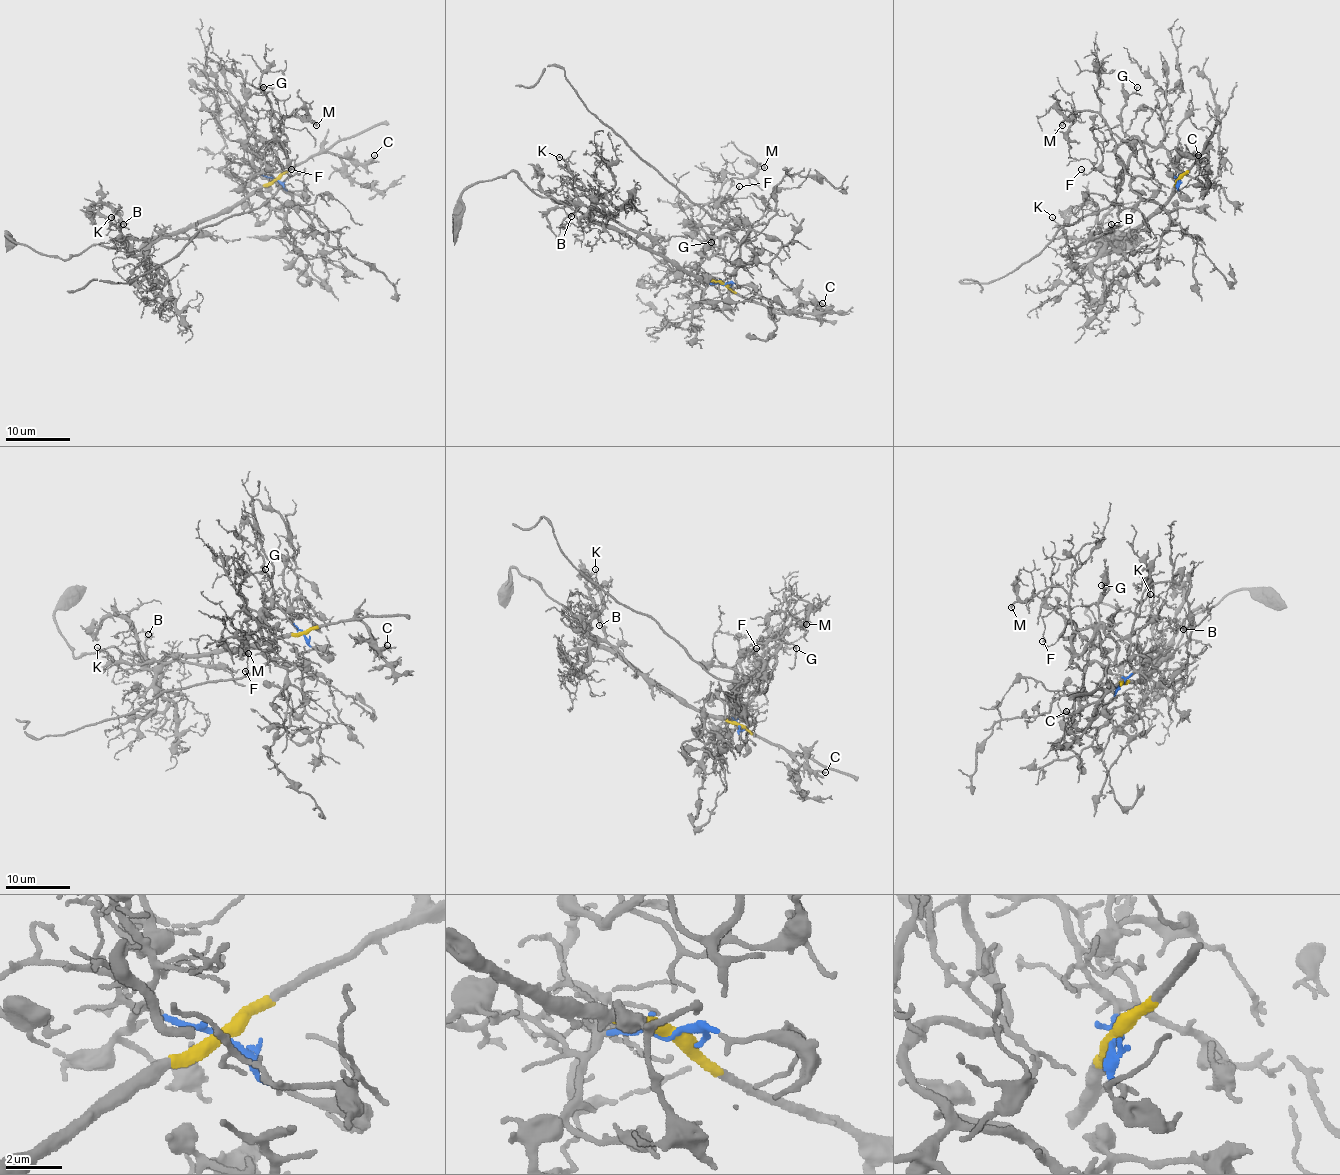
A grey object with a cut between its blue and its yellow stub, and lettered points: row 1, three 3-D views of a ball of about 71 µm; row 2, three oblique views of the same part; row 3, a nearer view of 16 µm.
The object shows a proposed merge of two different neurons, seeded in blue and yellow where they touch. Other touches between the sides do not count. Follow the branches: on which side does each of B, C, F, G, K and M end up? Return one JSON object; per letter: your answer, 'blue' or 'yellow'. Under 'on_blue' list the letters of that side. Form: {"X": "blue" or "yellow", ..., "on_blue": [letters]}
{"B": "yellow", "C": "yellow", "F": "blue", "G": "blue", "K": "yellow", "M": "blue", "on_blue": ["F", "G", "M"]}

